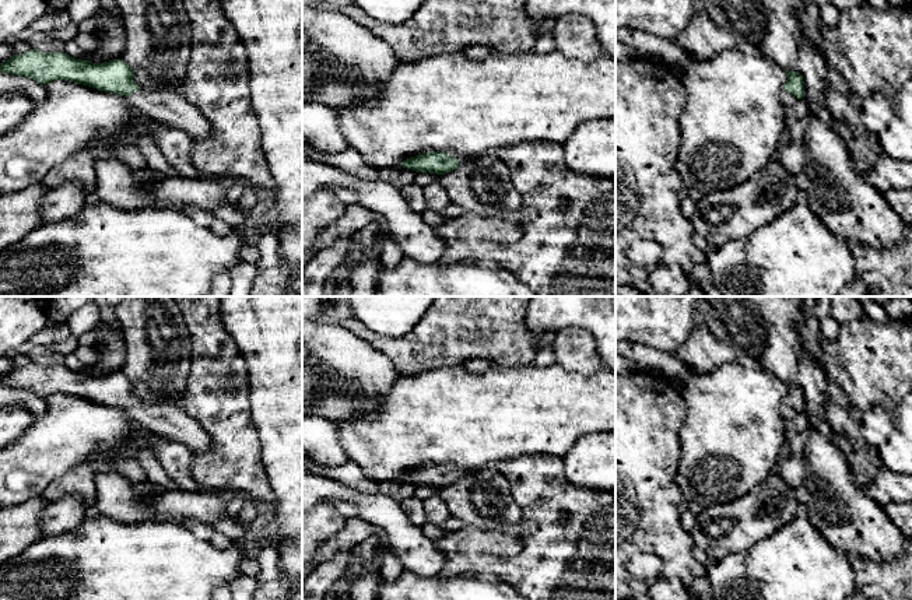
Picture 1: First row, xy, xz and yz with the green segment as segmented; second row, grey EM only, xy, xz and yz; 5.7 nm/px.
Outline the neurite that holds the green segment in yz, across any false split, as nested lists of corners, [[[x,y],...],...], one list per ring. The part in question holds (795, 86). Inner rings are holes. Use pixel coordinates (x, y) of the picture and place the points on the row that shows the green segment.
[[[786,70],[786,74],[788,80],[783,85],[781,99],[786,110],[790,110],[799,99],[804,98],[804,81],[796,71]]]

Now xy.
[[[29,49],[13,55],[0,71],[27,76],[41,84],[69,80],[105,92],[120,94],[141,117],[185,131],[192,140],[203,140],[211,131],[208,120],[193,108],[179,90],[145,91],[133,80],[134,70],[123,59],[104,63],[74,59],[64,52],[45,53]]]

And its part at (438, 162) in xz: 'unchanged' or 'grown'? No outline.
grown

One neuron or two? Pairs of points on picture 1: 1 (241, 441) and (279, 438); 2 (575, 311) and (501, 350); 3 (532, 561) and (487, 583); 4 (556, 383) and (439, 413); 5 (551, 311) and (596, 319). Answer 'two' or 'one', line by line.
1: two
2: two
3: two
4: one
5: one

